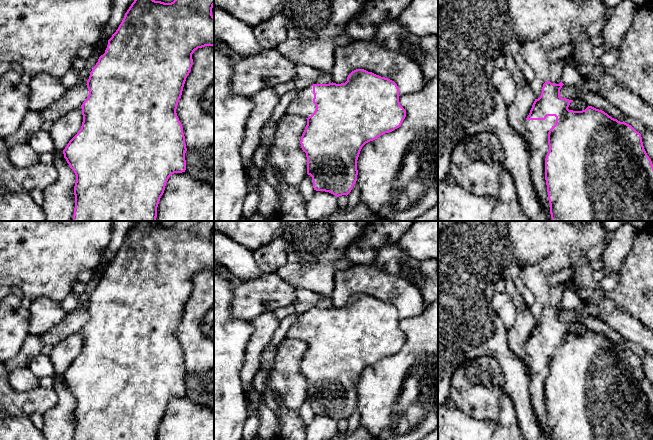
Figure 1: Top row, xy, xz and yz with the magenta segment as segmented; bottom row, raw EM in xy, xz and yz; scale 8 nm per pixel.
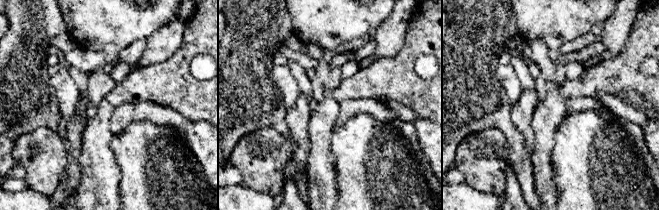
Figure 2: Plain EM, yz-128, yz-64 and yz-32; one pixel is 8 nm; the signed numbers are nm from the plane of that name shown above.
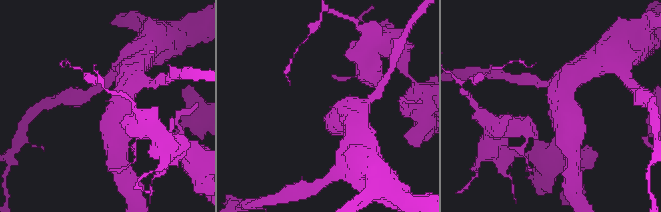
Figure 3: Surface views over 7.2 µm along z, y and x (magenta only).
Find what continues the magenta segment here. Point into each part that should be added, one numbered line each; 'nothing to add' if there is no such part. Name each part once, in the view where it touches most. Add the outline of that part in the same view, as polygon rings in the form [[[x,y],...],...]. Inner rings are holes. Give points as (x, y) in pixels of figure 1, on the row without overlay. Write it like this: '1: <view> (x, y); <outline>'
1: yz (538, 354); [[[547,340],[545,344],[526,344],[526,352],[529,357],[529,389],[532,409],[547,440],[551,440],[551,438],[545,404],[545,382],[549,375],[548,356],[555,346],[555,340]]]

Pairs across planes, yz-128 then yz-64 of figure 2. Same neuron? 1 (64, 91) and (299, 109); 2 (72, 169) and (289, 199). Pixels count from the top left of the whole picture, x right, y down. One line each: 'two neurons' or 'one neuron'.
1: two neurons
2: two neurons

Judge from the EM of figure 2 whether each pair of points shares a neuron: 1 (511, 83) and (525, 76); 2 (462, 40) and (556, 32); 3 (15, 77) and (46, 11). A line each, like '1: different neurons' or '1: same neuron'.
1: different neurons
2: different neurons
3: same neuron

